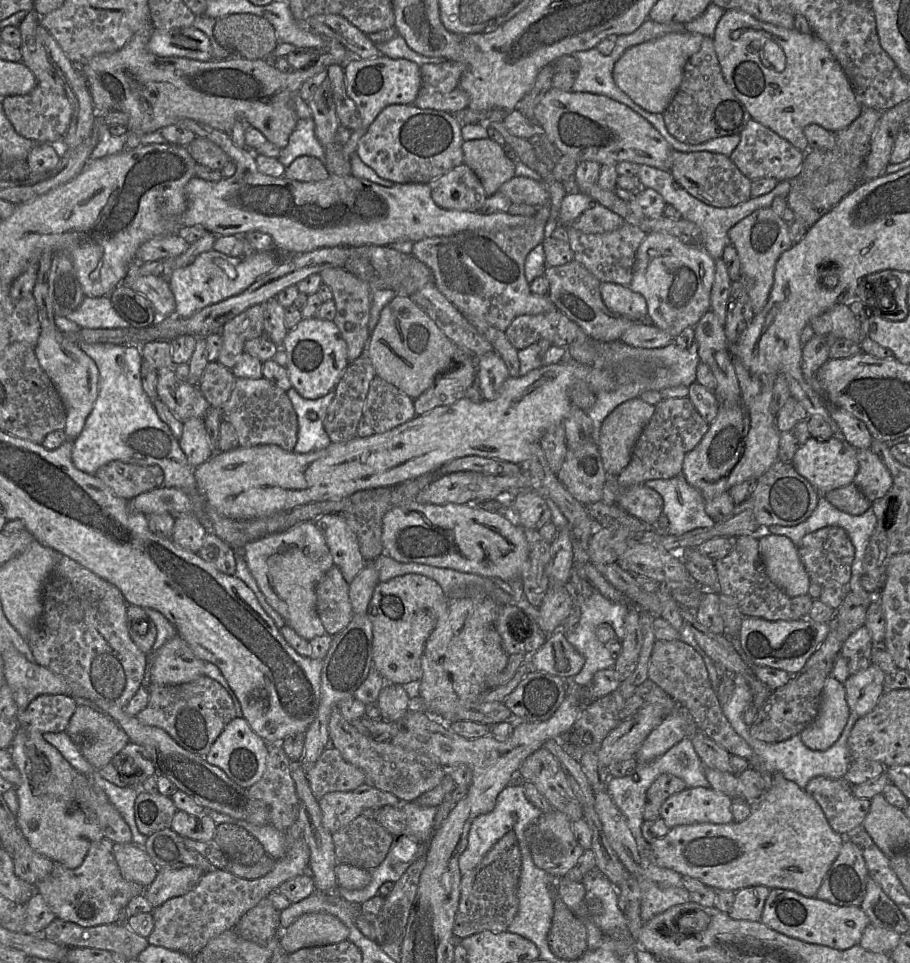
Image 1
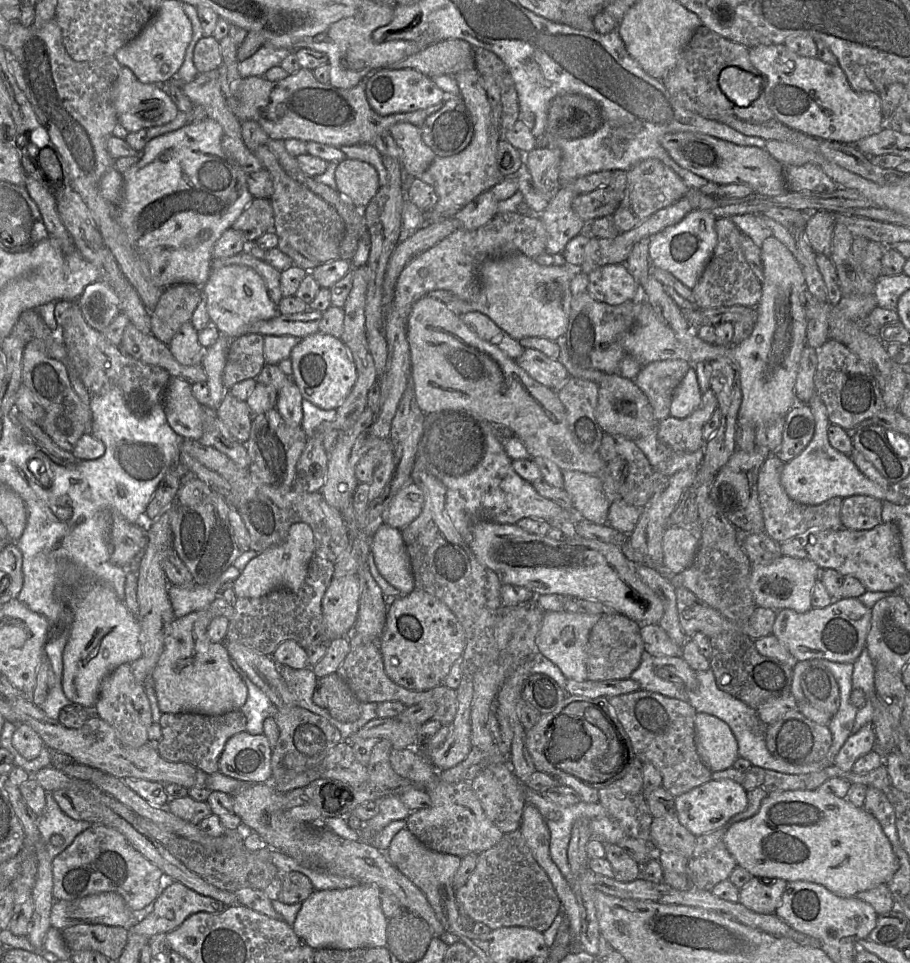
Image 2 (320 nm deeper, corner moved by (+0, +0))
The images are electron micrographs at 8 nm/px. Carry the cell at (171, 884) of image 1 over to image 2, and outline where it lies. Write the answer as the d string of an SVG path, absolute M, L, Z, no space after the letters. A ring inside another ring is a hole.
M169 880L169 883L159 893L147 913L141 913L137 922L129 928L130 934L141 935L147 939L158 934L168 934L178 928L189 916L205 912L218 914L226 909L222 902L211 897L203 896L189 889L180 882Z

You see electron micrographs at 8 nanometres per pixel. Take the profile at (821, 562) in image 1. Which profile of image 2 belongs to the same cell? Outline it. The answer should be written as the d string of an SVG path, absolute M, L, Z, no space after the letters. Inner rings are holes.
M855 495L843 498L842 527L849 530L870 530L883 523L883 501L871 496Z

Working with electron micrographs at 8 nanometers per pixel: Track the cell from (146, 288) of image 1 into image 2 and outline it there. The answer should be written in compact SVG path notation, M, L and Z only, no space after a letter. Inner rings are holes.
M190 322L184 323L169 343L174 358L182 365L201 365L205 349L198 341L198 332Z

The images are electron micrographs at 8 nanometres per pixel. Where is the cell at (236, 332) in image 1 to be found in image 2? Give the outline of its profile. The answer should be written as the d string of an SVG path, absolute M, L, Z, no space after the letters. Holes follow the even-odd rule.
M245 334L231 340L223 372L223 383L227 389L260 374L265 365L263 350L262 334Z

